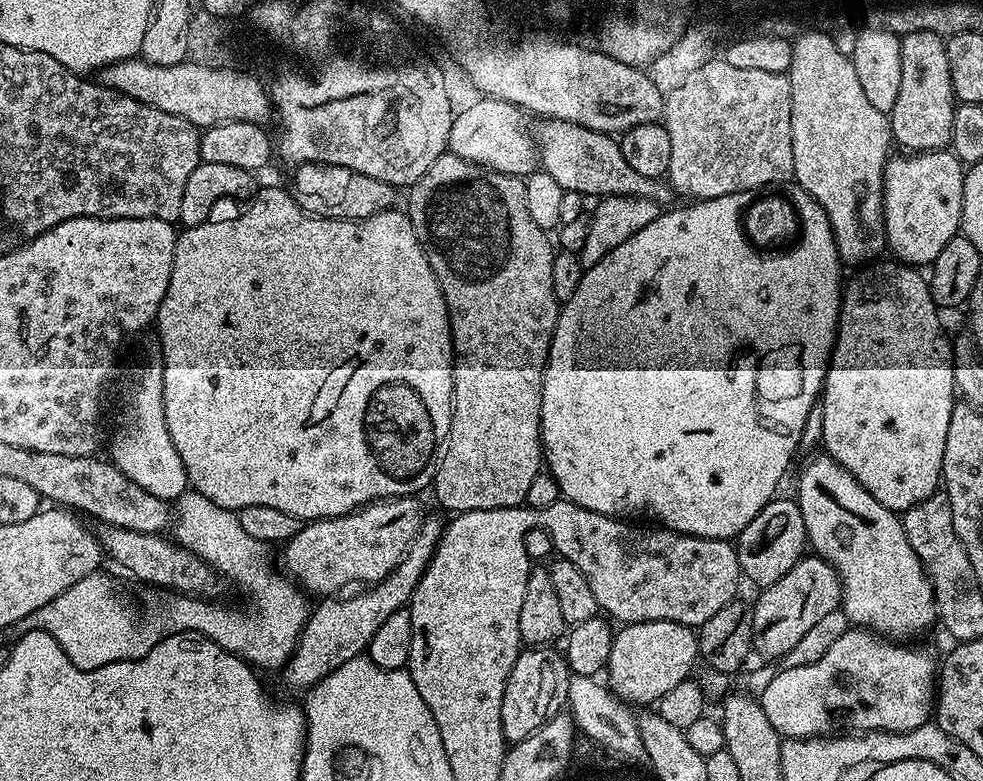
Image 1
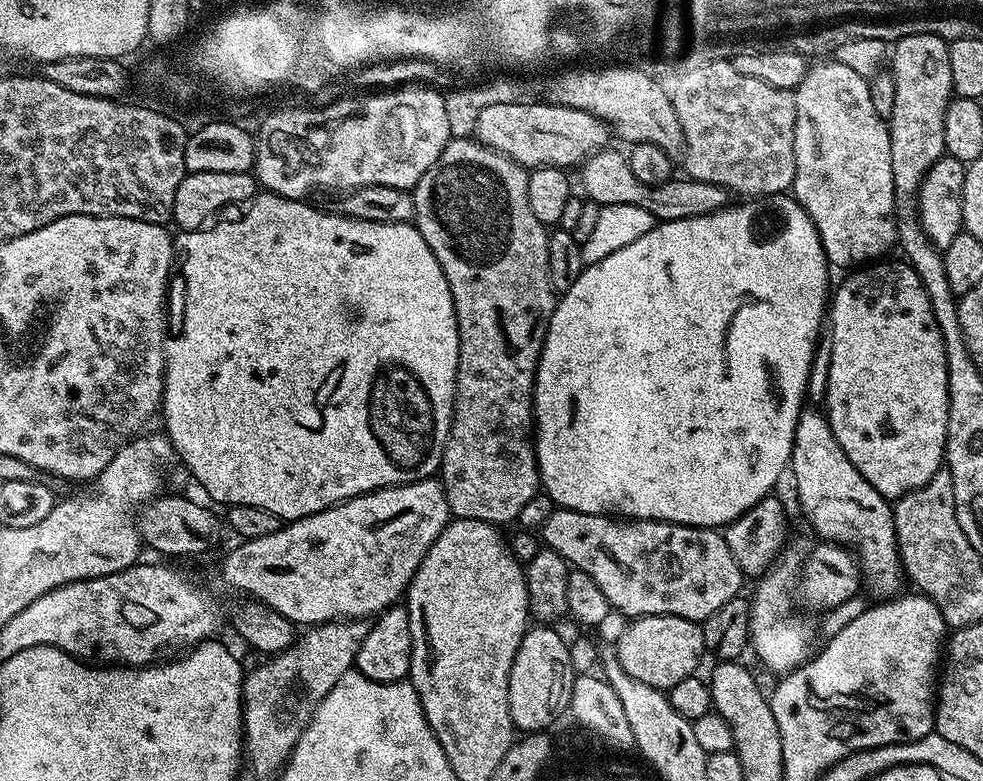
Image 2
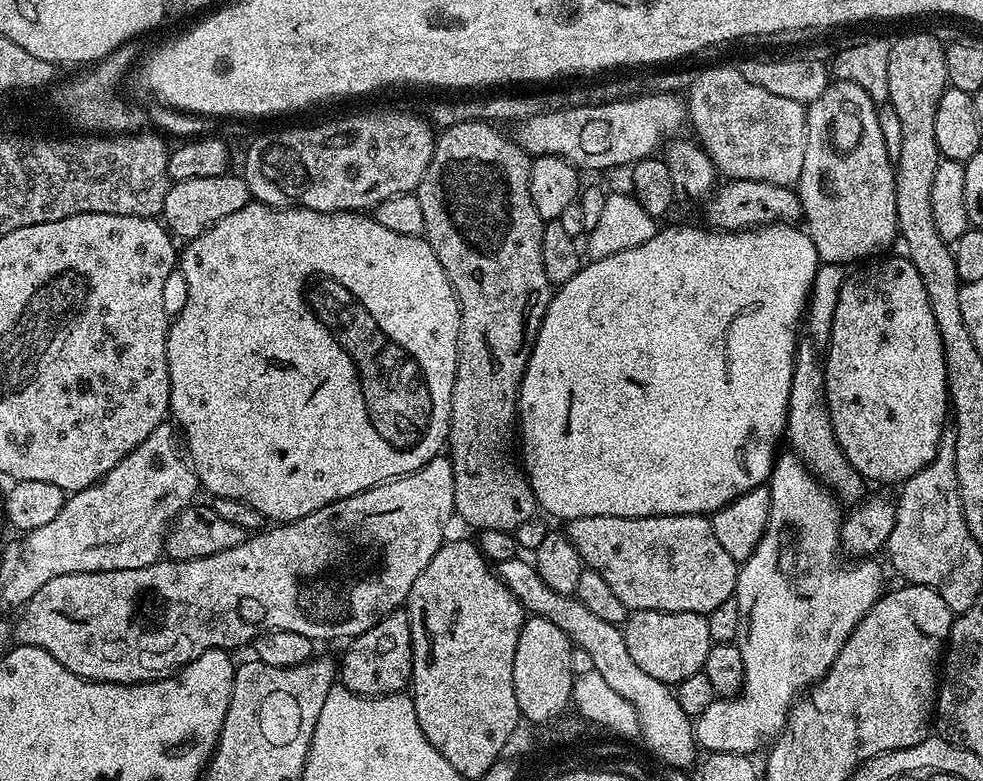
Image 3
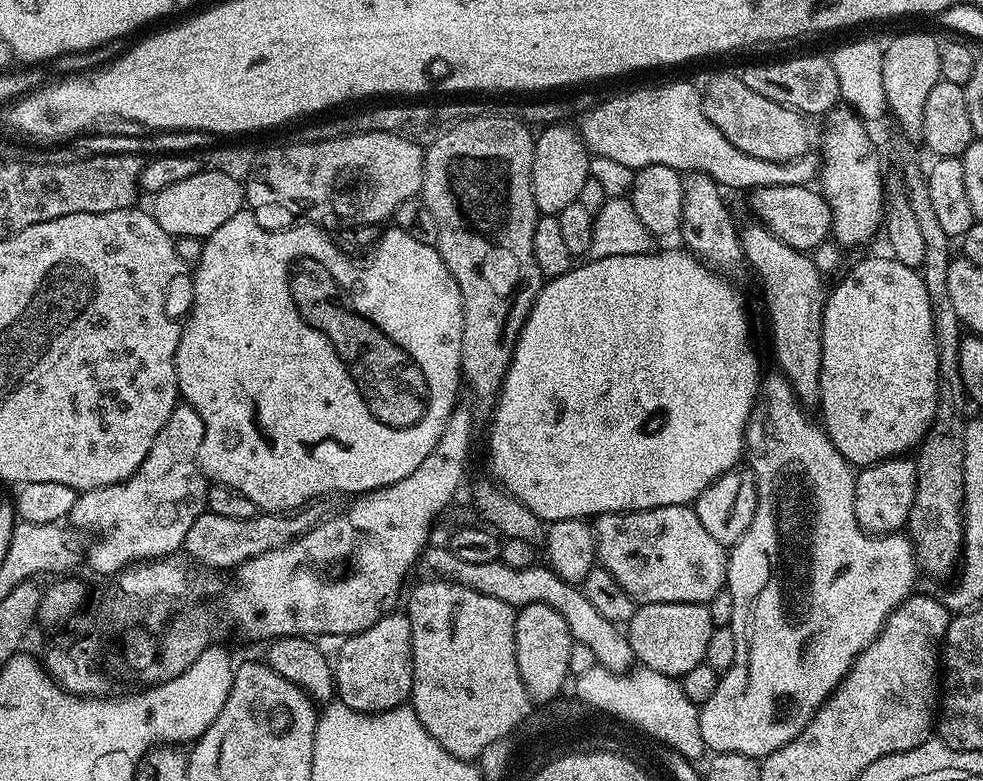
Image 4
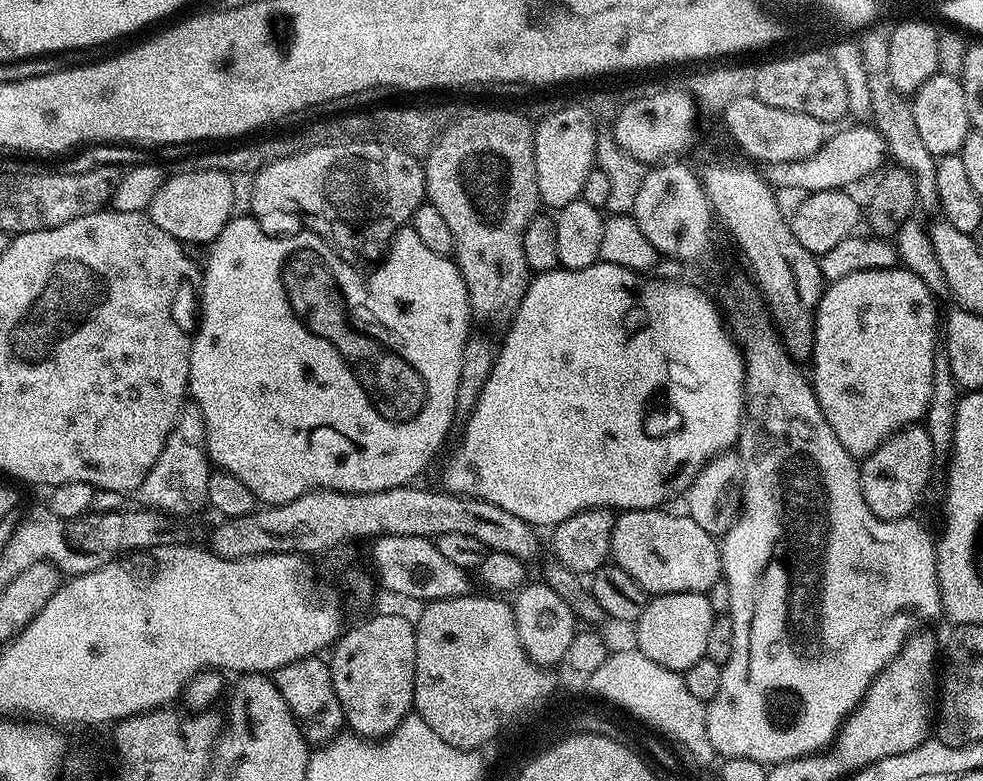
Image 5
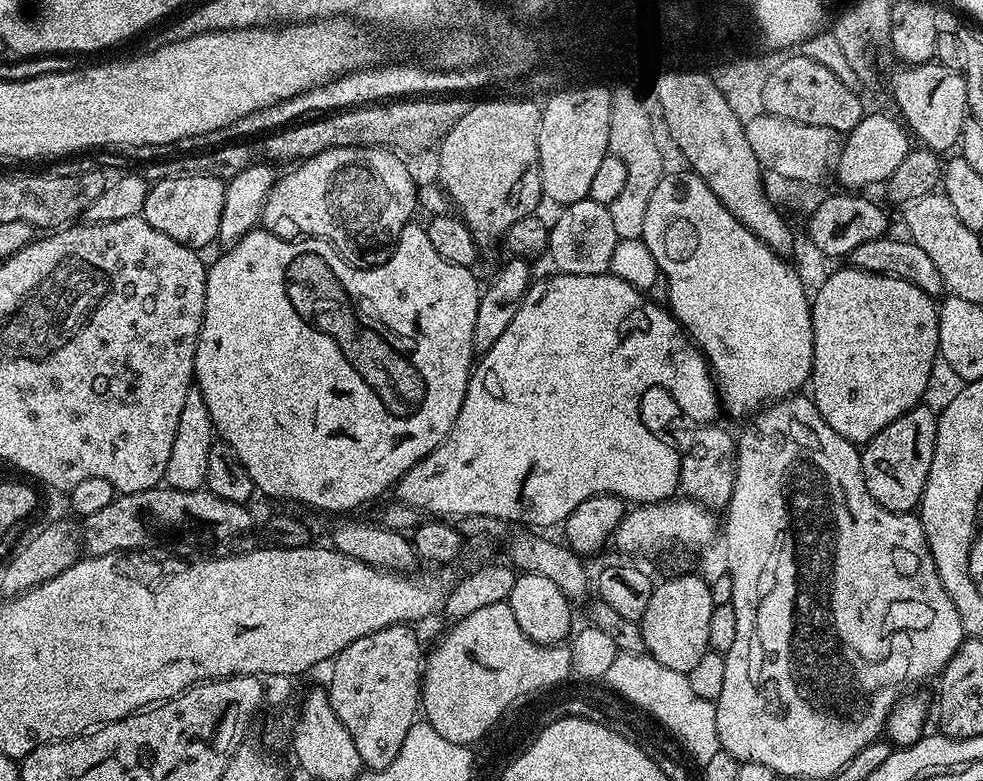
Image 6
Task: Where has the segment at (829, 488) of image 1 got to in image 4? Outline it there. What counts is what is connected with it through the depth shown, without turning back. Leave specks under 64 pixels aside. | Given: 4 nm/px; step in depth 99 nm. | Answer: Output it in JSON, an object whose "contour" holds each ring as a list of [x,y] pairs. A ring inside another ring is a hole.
{"contour":[[[752,222],[748,229],[740,232],[740,245],[744,251],[747,267],[756,271],[760,284],[764,287],[764,304],[768,307],[768,320],[772,323],[772,348],[776,351],[779,371],[790,382],[794,394],[805,406],[816,406],[820,402],[820,375],[822,374],[822,322],[826,299],[825,277],[818,269],[811,255],[797,248],[786,246],[769,228],[759,222]]]}

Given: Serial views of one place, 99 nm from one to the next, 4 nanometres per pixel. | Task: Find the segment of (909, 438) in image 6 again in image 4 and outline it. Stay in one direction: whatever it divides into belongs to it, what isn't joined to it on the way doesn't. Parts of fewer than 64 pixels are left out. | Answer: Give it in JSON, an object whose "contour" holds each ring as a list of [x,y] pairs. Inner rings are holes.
{"contour":[[[907,455],[894,456],[877,464],[861,467],[854,486],[854,518],[874,536],[896,534],[907,525],[916,493],[916,461]]]}

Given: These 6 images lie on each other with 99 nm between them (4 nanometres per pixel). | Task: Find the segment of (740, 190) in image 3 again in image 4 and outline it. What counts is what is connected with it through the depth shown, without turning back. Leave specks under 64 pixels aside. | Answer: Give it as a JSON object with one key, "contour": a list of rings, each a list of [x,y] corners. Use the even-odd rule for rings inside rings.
{"contour":[[[766,186],[751,193],[752,212],[757,221],[769,228],[786,246],[797,248],[800,252],[811,253],[818,245],[829,239],[832,231],[832,208],[815,187],[812,186]]]}

